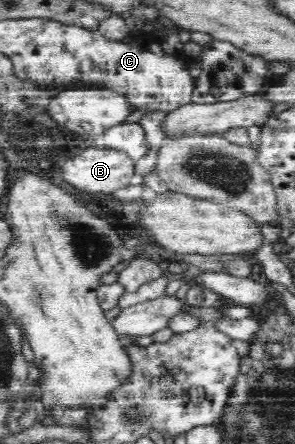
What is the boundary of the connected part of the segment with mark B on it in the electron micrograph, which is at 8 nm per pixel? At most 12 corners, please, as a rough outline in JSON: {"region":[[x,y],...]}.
{"region":[[88,148],[62,167],[64,181],[87,192],[135,183],[128,153]]}

